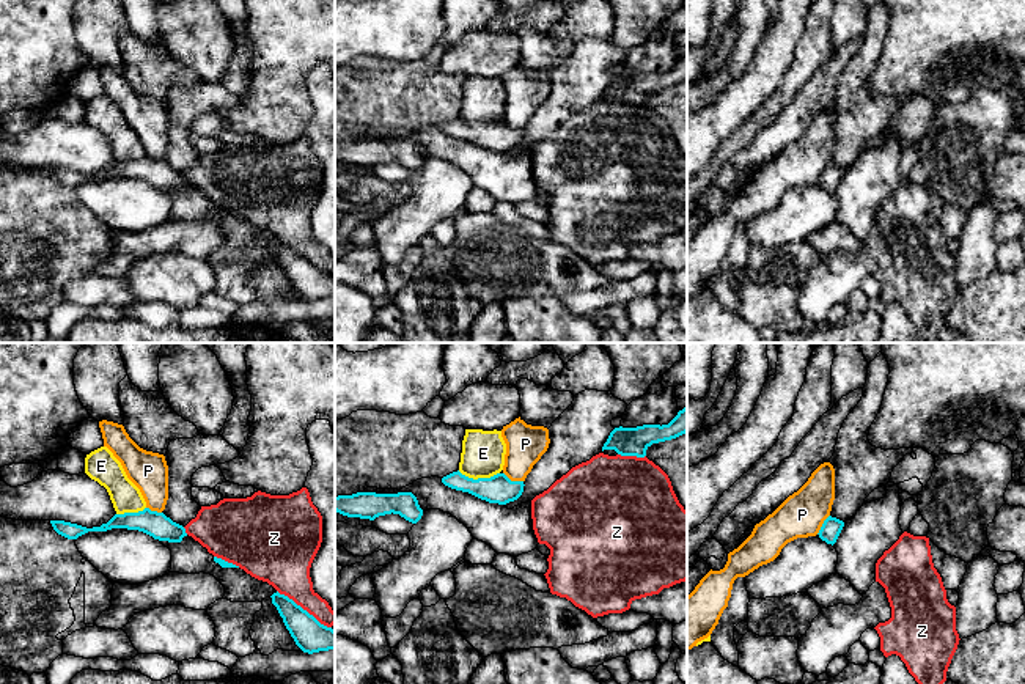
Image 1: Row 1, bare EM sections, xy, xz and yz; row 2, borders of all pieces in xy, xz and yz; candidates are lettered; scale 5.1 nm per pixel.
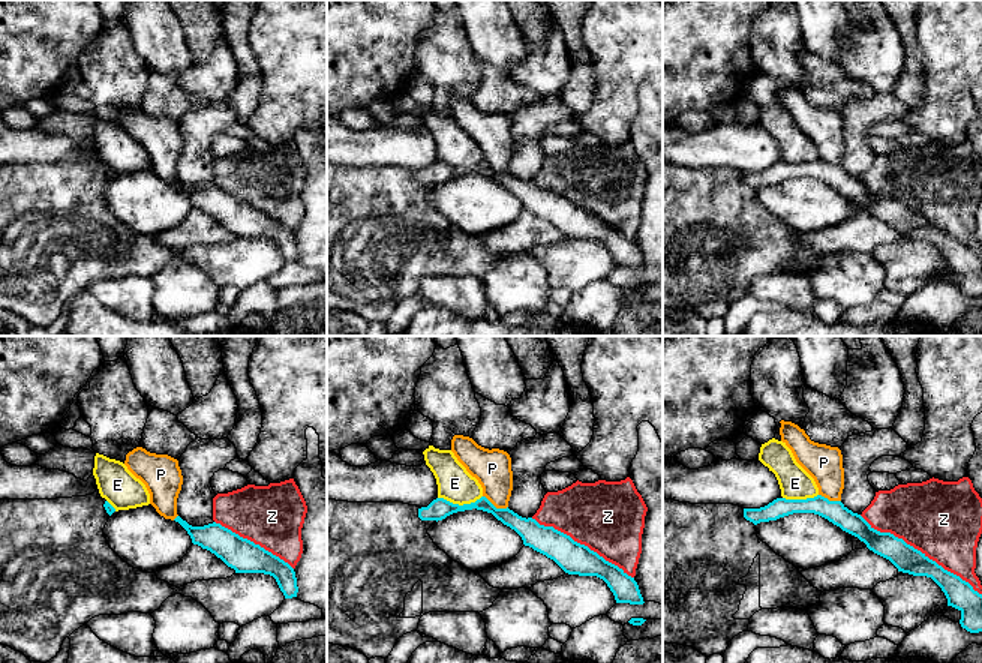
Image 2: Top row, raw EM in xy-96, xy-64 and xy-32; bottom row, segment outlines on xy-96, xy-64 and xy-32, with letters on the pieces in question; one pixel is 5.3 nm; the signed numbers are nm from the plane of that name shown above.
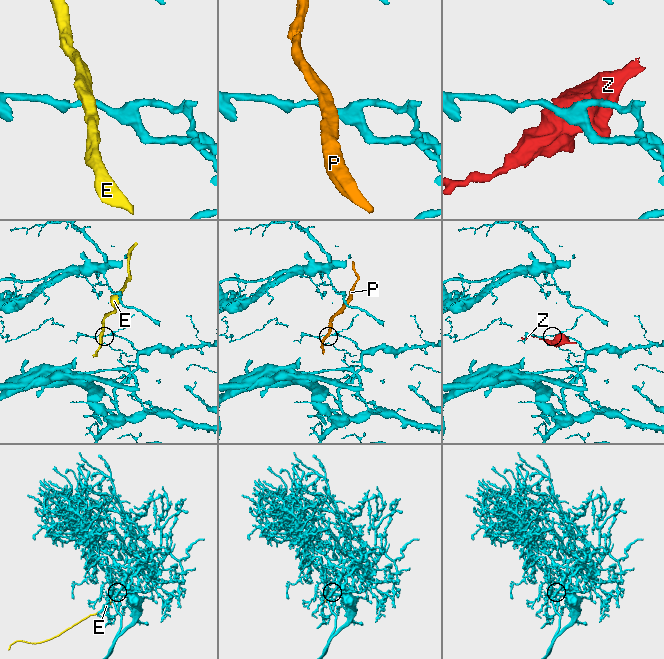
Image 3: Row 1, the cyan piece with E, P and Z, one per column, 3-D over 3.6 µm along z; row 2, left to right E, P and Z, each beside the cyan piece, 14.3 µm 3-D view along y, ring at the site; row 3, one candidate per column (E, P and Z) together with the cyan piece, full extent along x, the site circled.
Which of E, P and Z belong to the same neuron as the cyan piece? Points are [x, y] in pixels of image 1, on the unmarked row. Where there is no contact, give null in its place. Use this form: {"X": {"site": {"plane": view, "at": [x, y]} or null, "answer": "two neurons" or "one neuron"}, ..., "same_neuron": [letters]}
{"E": {"site": {"plane": "xz", "at": [478, 126]}, "answer": "two neurons"}, "P": {"site": {"plane": "xz", "at": [513, 129]}, "answer": "two neurons"}, "Z": {"site": {"plane": "xy", "at": [302, 257]}, "answer": "two neurons"}, "same_neuron": []}

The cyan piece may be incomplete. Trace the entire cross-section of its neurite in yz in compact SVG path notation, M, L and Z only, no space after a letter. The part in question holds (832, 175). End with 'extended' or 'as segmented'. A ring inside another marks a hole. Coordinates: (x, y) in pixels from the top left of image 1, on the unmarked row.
M828 164L824 168L824 171L822 171L822 175L821 175L821 178L819 178L817 182L819 182L819 186L822 189L825 189L827 192L832 192L833 193L836 190L839 181L841 181L841 178L843 178L843 175L844 175L844 170L843 168Z; as segmented

